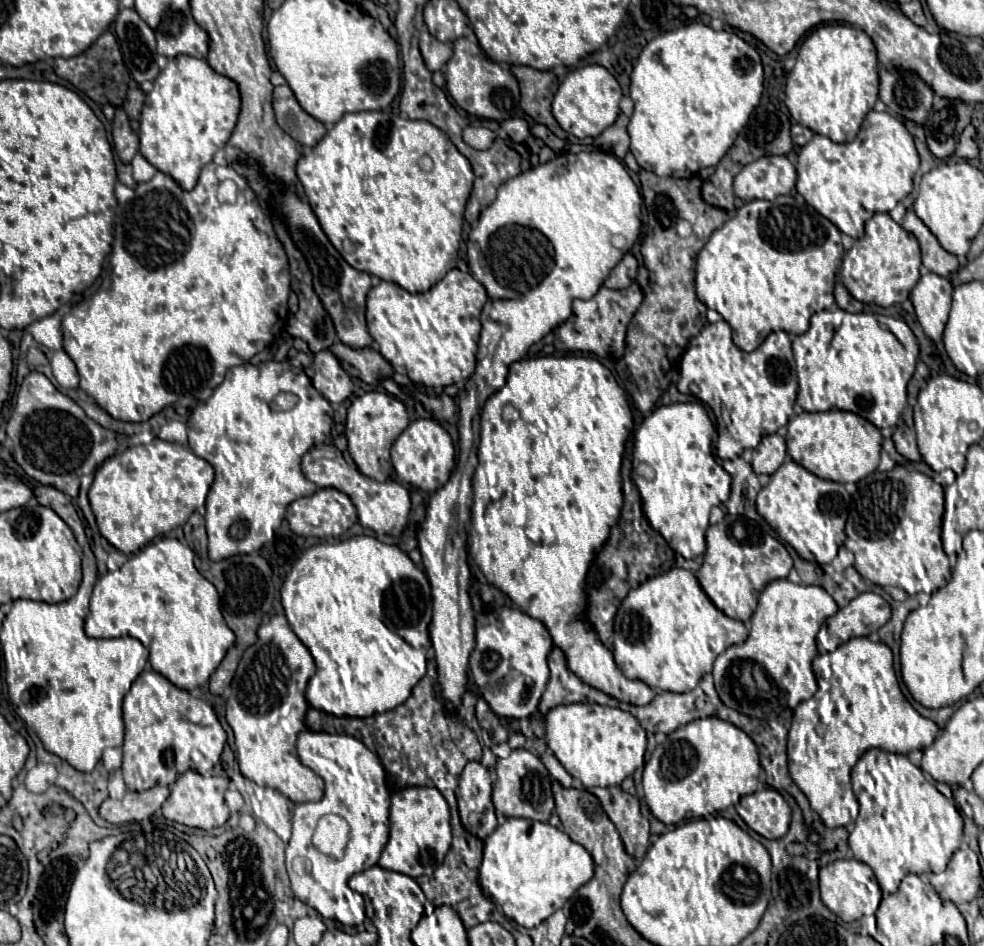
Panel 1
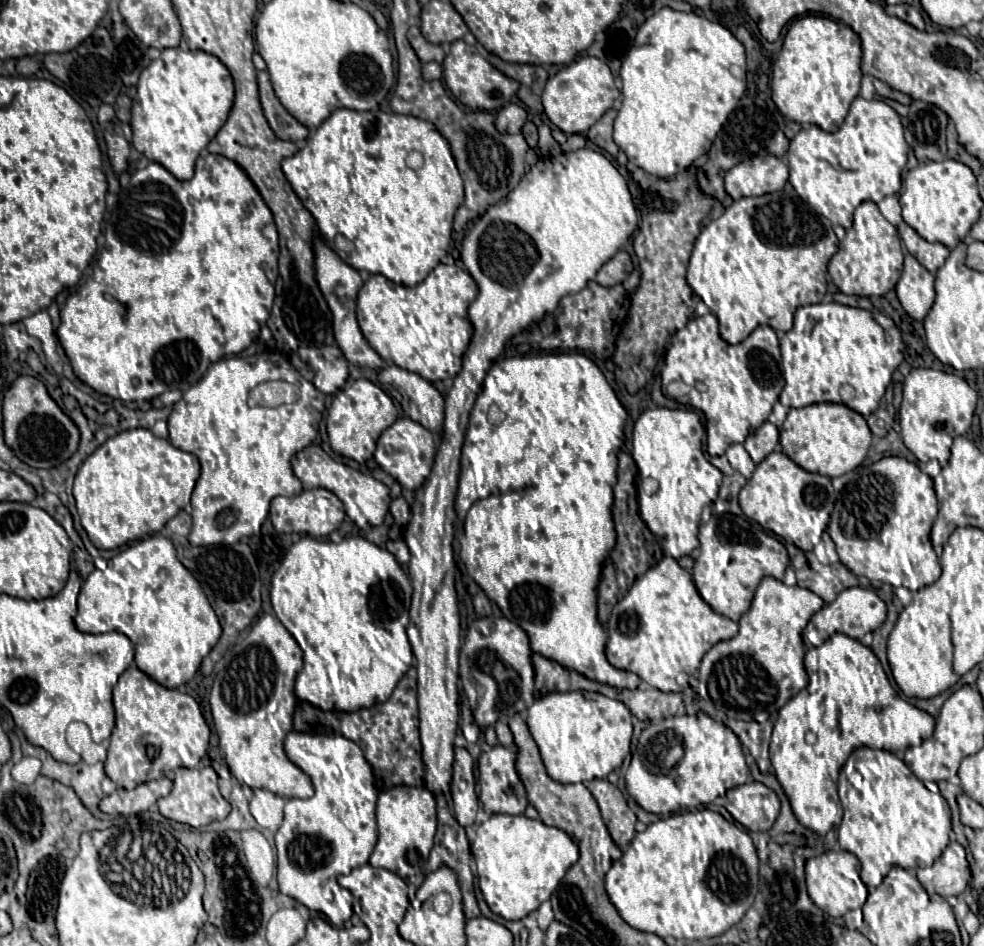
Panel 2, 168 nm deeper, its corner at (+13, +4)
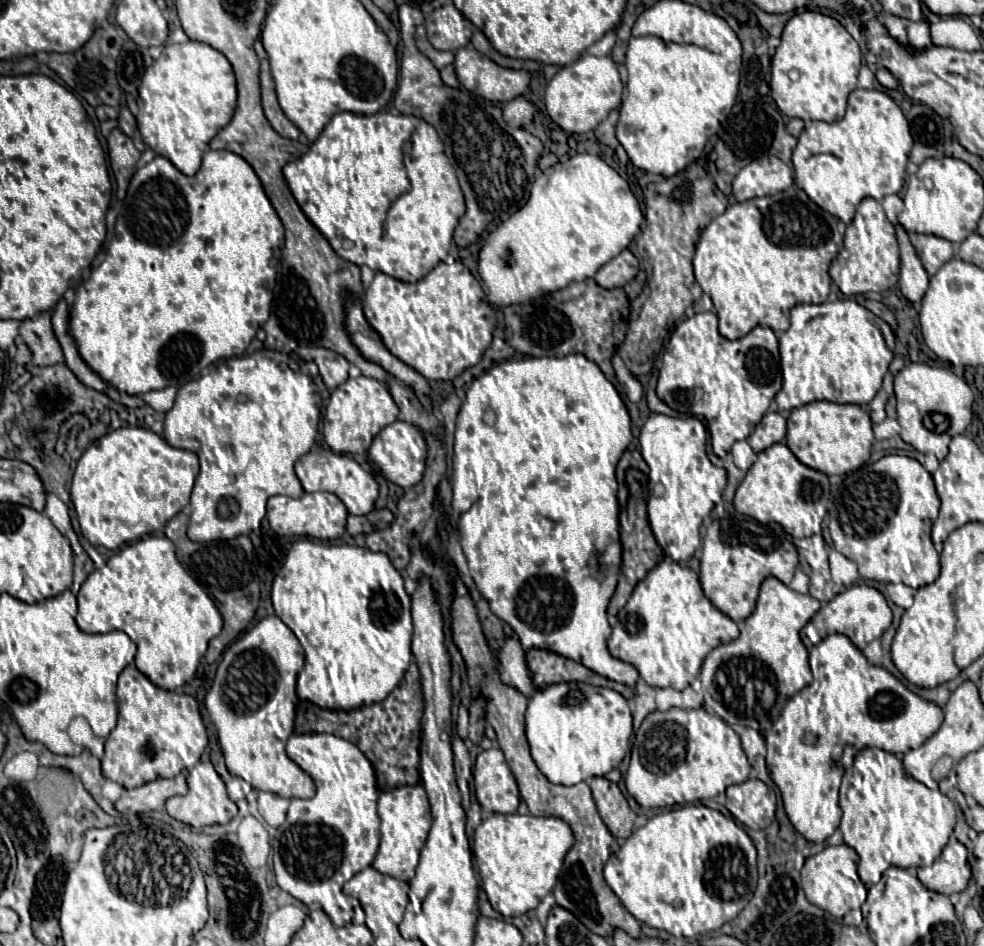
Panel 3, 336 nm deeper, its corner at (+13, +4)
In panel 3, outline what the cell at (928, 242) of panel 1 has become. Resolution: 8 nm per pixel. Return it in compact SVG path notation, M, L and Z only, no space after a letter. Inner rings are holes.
M910 234L910 240L922 260L922 266L930 276L936 274L954 256L954 246L946 238L928 234Z

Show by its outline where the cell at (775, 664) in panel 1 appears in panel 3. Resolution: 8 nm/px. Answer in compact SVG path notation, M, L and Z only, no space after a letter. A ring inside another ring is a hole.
M768 576L760 586L756 608L746 618L744 628L740 630L740 636L734 642L720 644L718 648L714 648L702 664L700 682L702 682L702 690L710 698L706 700L708 702L706 706L710 706L730 726L732 724L752 726L752 720L754 720L762 728L764 724L774 722L780 716L788 698L792 698L794 694L798 694L804 686L812 682L812 672L808 666L808 652L800 640L800 630L808 624L808 620L818 610L820 610L820 602L816 598L812 598L810 594L798 594L790 590L786 584L782 584L778 578Z

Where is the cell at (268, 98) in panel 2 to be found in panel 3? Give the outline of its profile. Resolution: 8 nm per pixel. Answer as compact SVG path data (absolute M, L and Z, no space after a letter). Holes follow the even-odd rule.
M262 60L262 66L260 66L260 84L262 84L262 106L264 106L264 114L266 114L268 122L272 124L272 128L280 136L296 140L300 136L300 130L286 118L286 114L282 112L282 108L280 108L280 104L276 100L274 80L272 80L272 74L270 74L268 60Z

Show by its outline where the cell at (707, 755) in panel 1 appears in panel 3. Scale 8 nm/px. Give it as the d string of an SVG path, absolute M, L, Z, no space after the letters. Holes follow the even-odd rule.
M704 708L654 710L636 732L626 790L644 808L690 804L714 798L732 784L746 782L748 772L750 764L740 746L740 736L722 718L712 716ZM668 762L674 762L672 770L666 770Z

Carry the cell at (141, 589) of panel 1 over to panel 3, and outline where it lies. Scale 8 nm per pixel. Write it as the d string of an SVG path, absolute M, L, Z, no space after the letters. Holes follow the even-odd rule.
M148 536L124 546L106 565L86 578L78 592L76 624L84 632L126 632L138 646L135 665L150 682L164 690L176 690L184 686L196 672L200 658L206 654L210 638L222 630L222 616L212 598L200 588L200 584L186 574L174 554L174 544L166 536Z

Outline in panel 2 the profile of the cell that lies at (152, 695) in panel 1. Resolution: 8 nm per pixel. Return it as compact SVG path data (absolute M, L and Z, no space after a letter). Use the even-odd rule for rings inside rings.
M132 664L114 686L114 708L116 708L116 726L110 736L108 760L104 762L104 770L106 776L112 782L116 782L120 788L122 788L122 778L128 782L126 788L134 788L142 782L162 778L168 770L176 770L180 766L194 768L208 750L210 728L204 722L198 702L188 694L160 686L158 682L148 678L148 674L144 674L136 664Z

